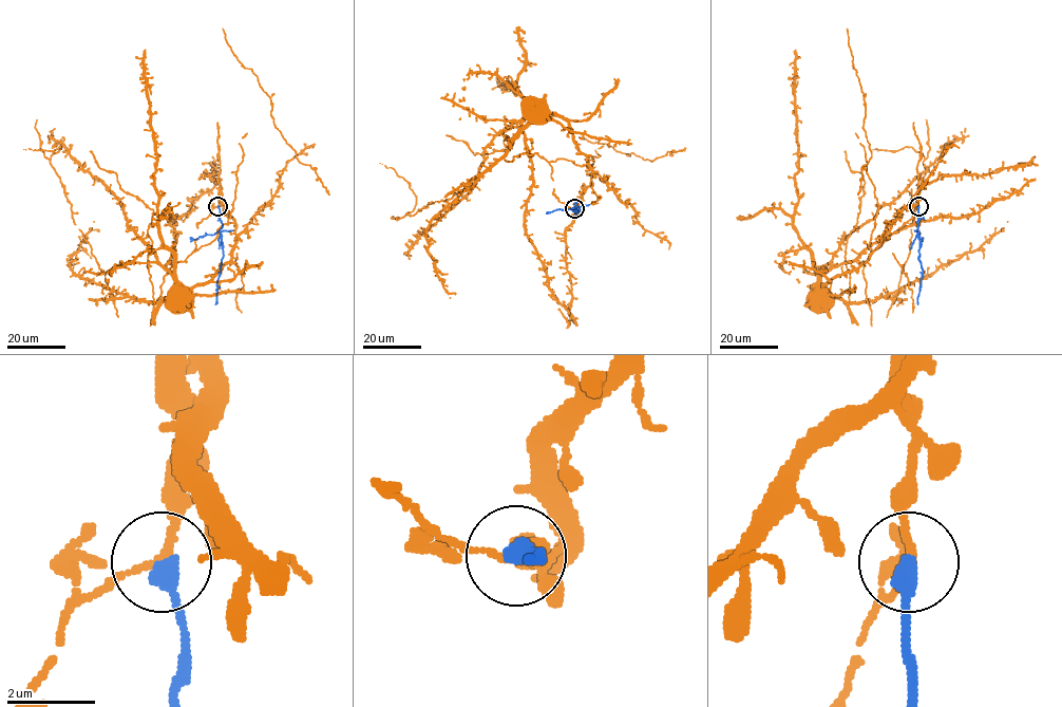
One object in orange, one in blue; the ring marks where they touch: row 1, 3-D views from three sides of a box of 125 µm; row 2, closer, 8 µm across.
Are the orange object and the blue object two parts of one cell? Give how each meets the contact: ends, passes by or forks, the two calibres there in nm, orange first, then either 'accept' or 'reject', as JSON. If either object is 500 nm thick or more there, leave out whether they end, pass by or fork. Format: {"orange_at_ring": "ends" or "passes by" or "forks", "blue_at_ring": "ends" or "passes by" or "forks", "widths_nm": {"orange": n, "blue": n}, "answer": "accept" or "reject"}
{"orange_at_ring": "passes by", "blue_at_ring": "ends", "widths_nm": {"orange": 150, "blue": 400}, "answer": "reject"}

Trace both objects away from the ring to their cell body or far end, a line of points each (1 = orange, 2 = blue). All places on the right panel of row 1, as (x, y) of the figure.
1: (918, 206), (918, 198), (914, 197), (887, 225), (880, 244), (869, 258), (858, 267), (834, 276), (816, 294)
2: (918, 206), (918, 259), (923, 275), (917, 304)

